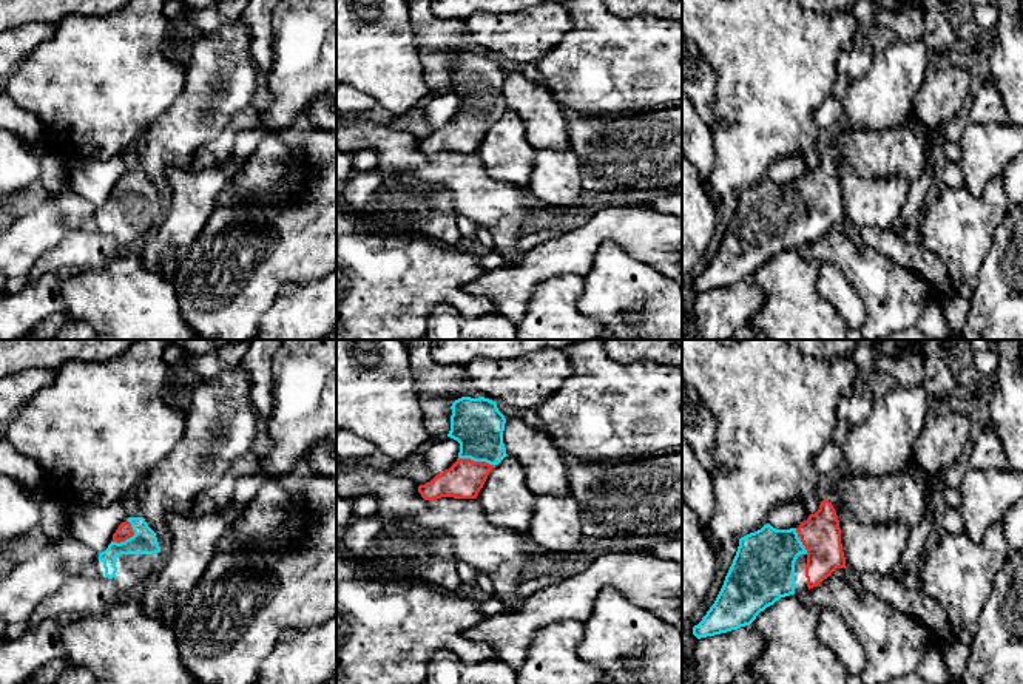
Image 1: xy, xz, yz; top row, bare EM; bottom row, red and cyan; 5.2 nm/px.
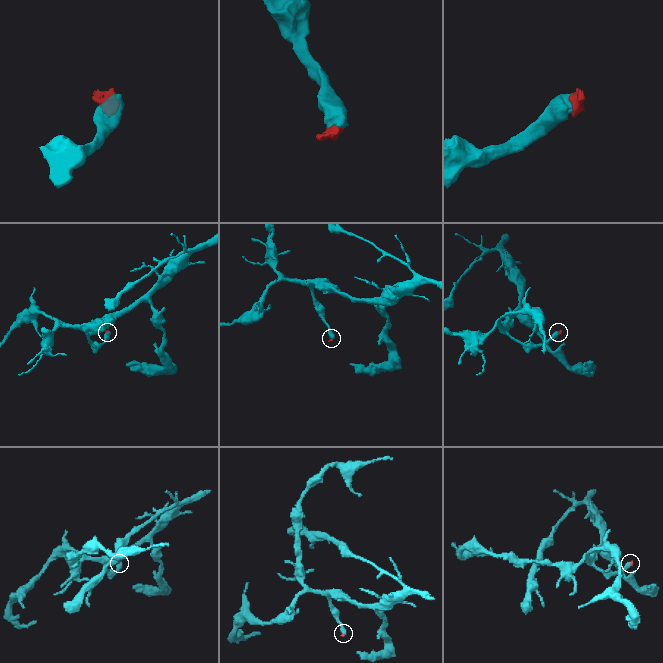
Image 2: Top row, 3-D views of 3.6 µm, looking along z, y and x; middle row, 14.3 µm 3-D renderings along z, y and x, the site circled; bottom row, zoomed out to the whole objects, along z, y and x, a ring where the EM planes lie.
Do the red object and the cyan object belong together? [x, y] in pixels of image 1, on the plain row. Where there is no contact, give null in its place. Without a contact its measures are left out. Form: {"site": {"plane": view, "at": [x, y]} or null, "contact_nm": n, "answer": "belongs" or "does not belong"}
{"site": {"plane": "xy", "at": [130, 190]}, "contact_nm": 150, "answer": "belongs"}

